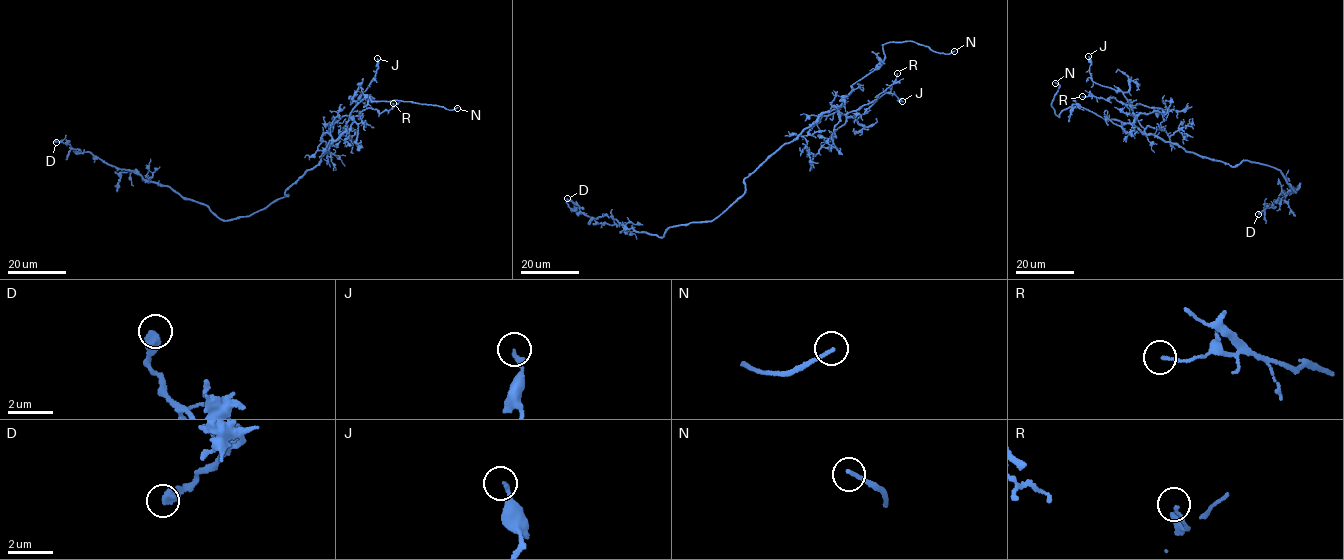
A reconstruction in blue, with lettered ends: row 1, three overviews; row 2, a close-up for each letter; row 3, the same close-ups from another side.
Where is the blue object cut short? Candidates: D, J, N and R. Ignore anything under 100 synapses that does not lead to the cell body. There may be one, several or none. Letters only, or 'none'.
N

